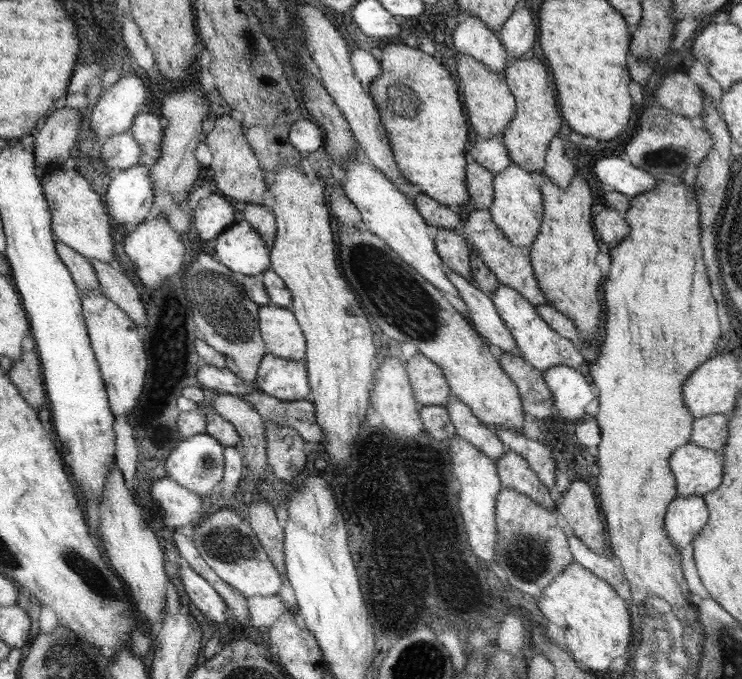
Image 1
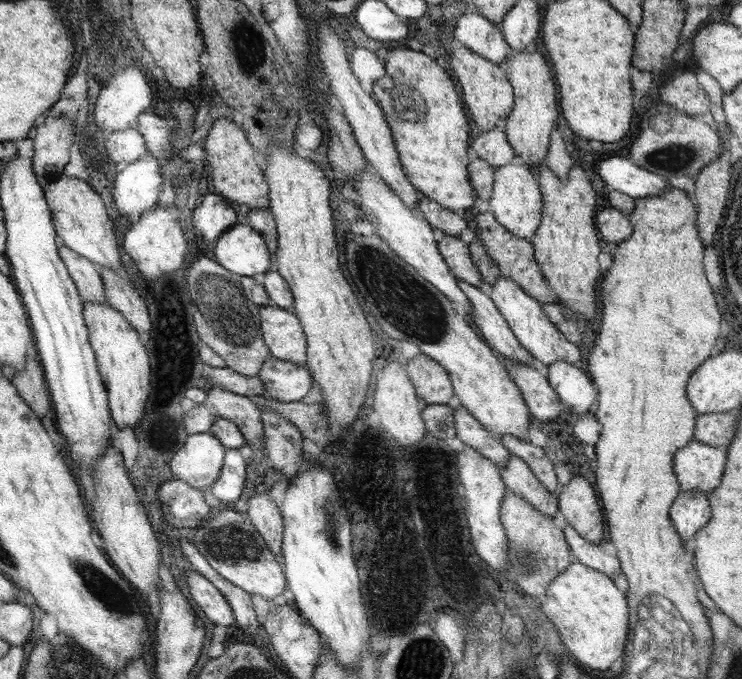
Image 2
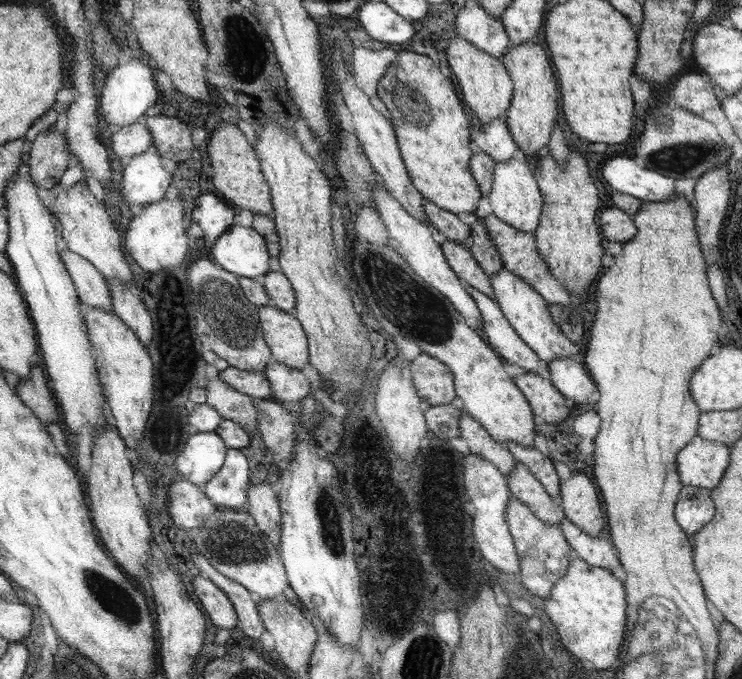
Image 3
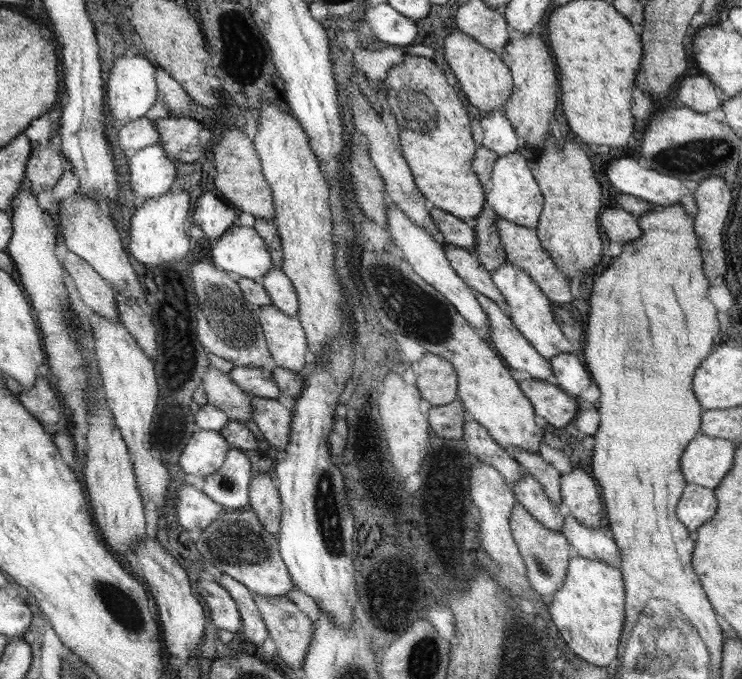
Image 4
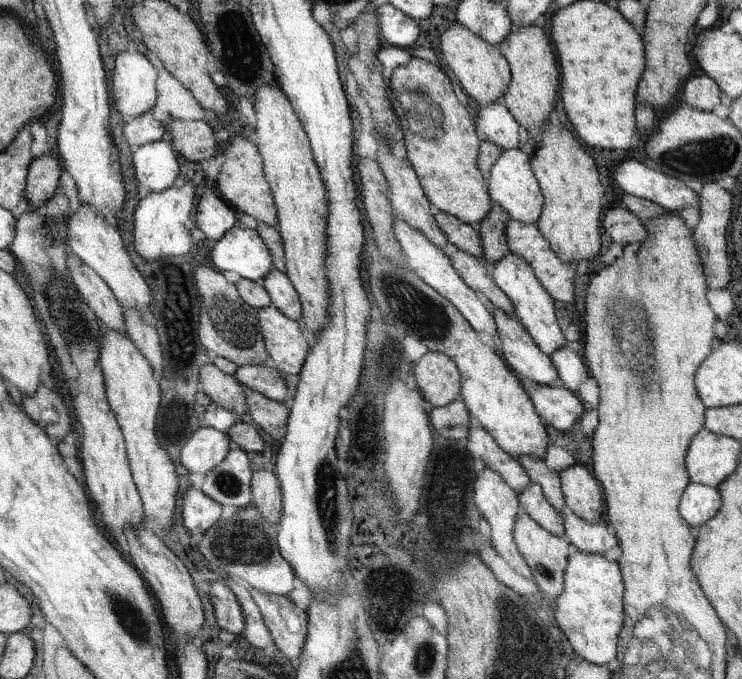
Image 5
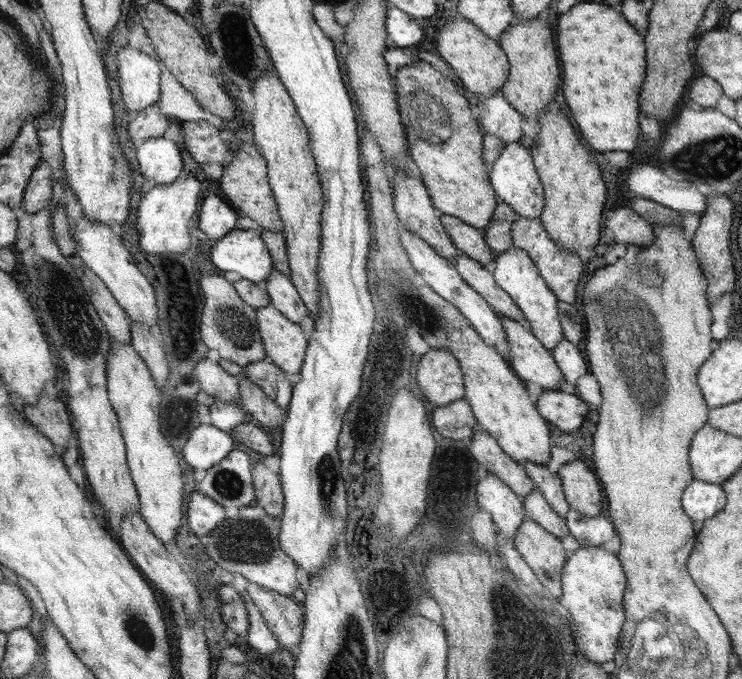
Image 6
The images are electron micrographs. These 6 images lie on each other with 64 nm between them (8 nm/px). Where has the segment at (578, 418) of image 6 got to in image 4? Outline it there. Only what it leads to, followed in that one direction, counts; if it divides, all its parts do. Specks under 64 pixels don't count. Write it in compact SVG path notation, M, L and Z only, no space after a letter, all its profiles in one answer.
M530 377L520 380L519 387L534 403L536 414L541 416L542 421L544 423L552 424L552 426L557 429L565 427L578 412L584 409L584 406L579 404L576 398L570 396L568 392L561 388L558 388L553 382Z

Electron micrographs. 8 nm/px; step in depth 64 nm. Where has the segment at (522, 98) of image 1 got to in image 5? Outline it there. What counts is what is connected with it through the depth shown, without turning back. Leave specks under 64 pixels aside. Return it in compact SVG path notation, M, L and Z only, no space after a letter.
M544 24L537 26L524 26L516 33L509 33L506 40L498 49L507 57L511 67L511 84L508 85L504 97L504 104L510 114L514 116L522 131L530 128L538 130L546 126L546 118L554 110L554 102L558 96L560 86L560 72L556 64L556 56L552 50L550 39L544 32Z

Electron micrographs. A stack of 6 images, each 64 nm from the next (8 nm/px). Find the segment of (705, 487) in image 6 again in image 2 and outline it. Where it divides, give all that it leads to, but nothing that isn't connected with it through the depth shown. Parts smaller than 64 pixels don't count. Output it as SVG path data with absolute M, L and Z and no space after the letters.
M702 490L680 492L671 506L670 517L684 543L692 543L692 538L711 520L710 499Z

